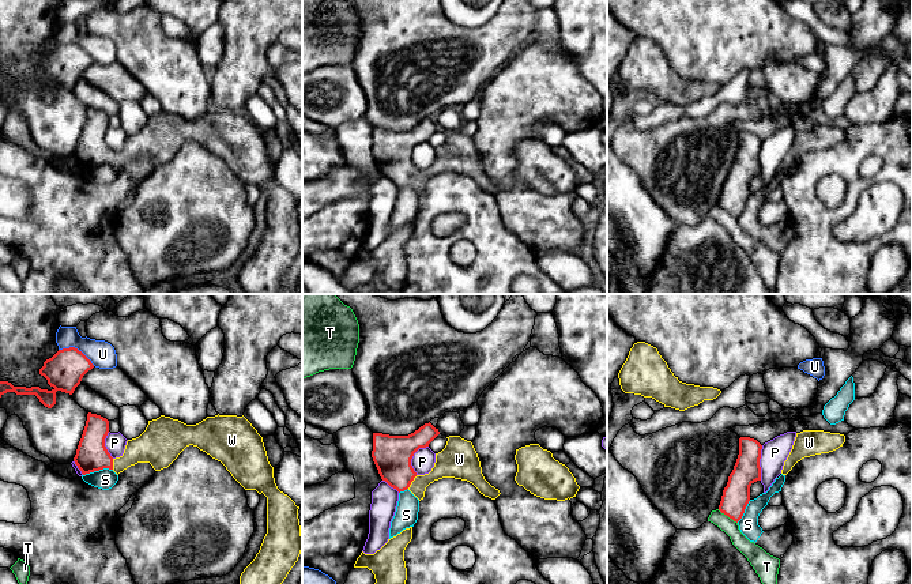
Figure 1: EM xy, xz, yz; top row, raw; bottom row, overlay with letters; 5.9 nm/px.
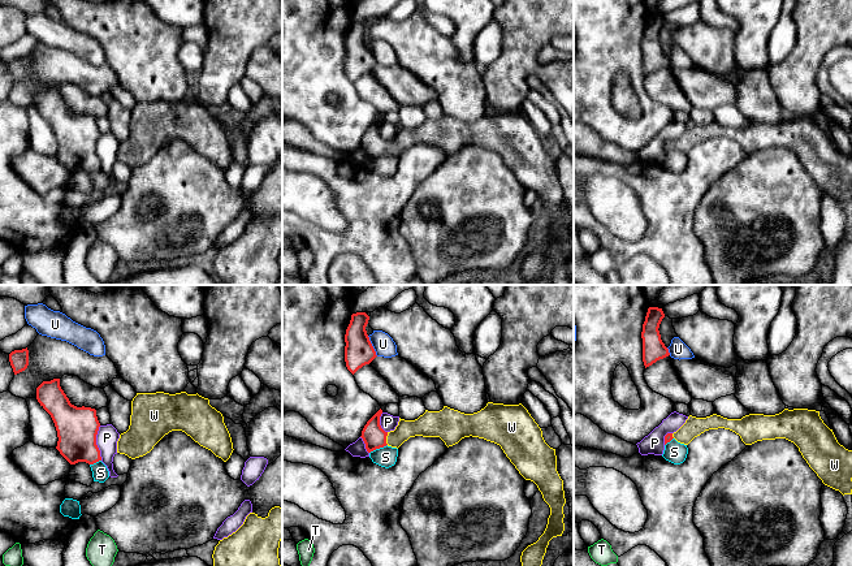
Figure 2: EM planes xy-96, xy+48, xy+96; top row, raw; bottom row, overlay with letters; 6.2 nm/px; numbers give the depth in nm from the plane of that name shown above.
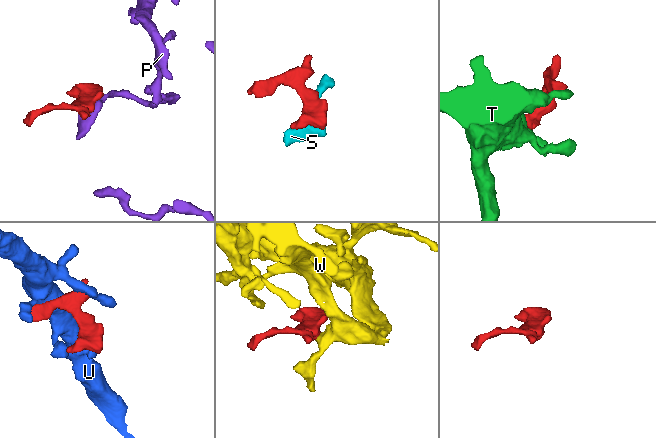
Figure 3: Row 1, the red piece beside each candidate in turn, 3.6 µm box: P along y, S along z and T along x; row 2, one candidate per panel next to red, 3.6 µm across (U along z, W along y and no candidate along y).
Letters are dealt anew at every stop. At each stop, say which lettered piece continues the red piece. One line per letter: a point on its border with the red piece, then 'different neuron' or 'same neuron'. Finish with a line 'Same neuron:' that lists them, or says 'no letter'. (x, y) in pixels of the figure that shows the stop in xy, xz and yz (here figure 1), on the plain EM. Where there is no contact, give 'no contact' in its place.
P: xz (411, 153) | different neuron
S: xy (97, 165) | different neuron
T: yz (727, 210) | different neuron
U: xy (76, 44) | different neuron
W: xz (411, 176) | same neuron
Same neuron: W

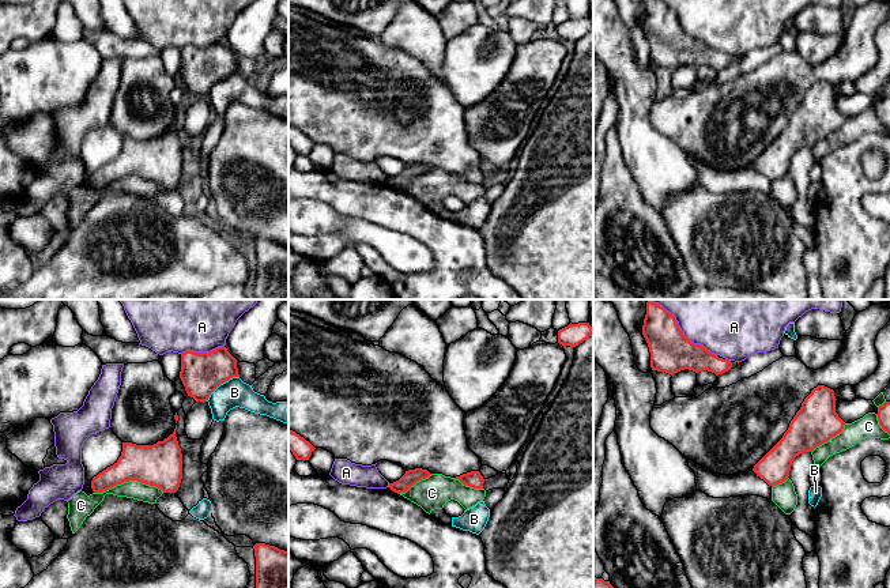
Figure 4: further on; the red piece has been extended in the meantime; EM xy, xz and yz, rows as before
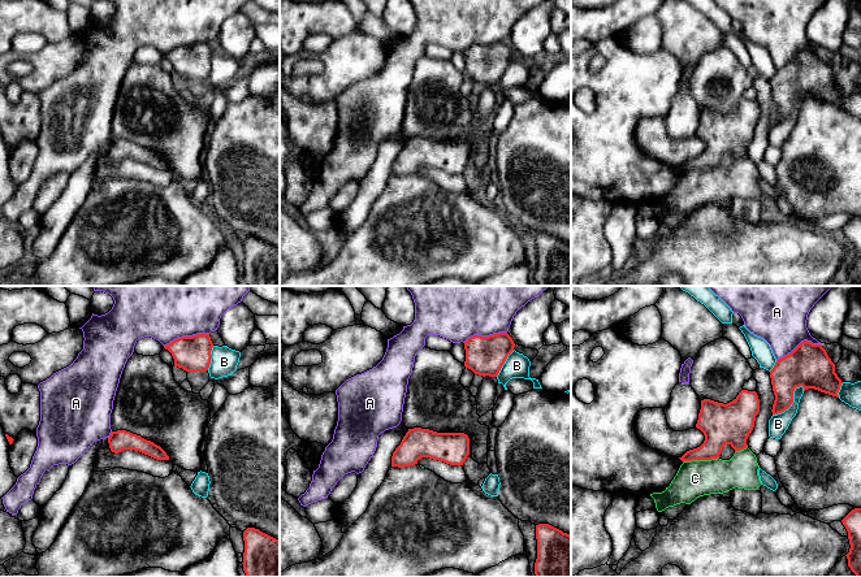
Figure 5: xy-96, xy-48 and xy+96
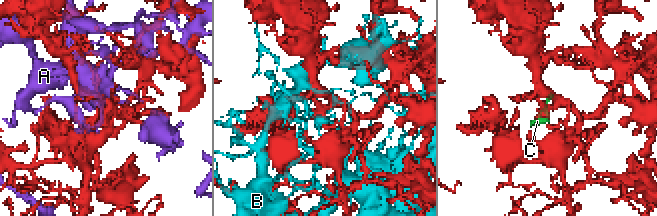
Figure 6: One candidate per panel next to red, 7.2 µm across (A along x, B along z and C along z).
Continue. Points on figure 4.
A: yz (683, 30) | different neuron
B: xy (221, 78) | different neuron
C: xy (128, 176) | different neuron
Same neuron: no letter

